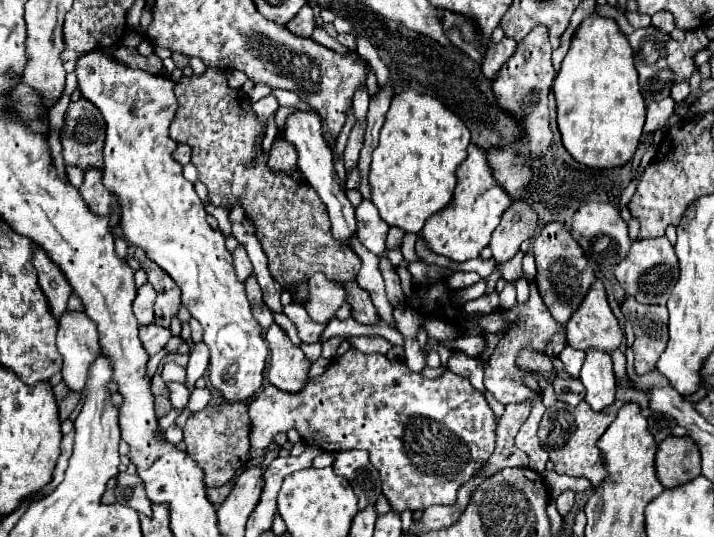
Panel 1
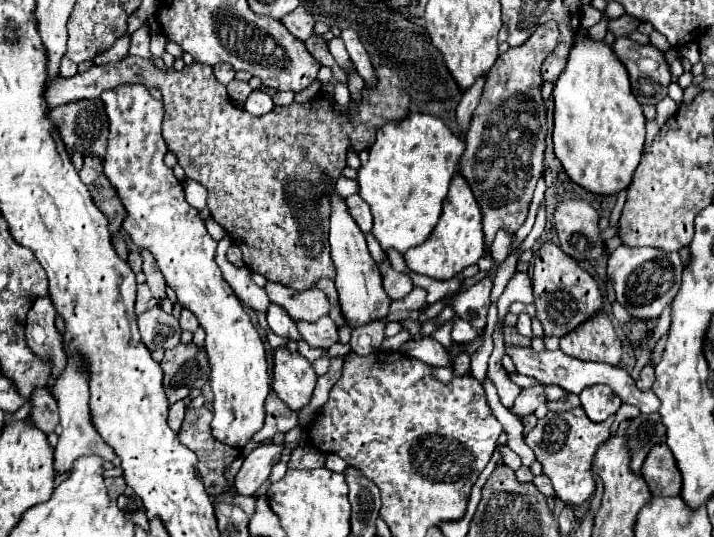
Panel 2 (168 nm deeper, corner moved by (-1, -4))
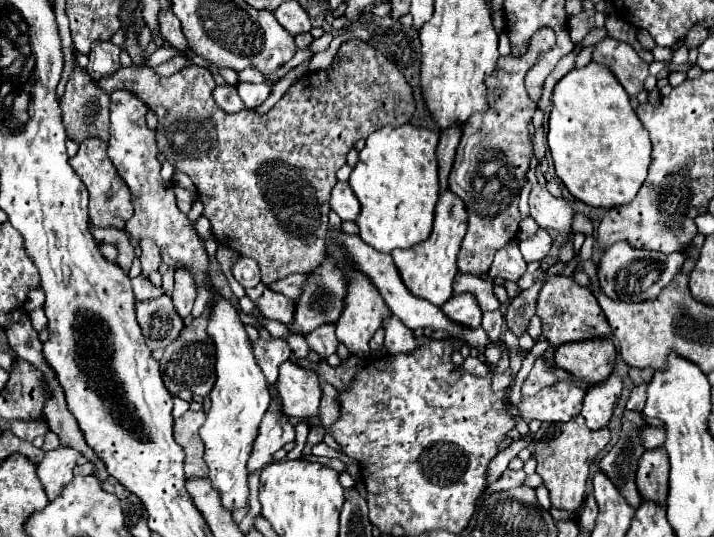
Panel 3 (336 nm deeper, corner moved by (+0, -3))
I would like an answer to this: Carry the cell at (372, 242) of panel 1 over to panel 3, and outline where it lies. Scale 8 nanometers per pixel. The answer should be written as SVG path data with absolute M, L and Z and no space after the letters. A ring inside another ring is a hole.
M337 182L331 192L331 210L337 212L337 216L345 222L355 222L359 216L359 200L355 198L351 186L347 182Z

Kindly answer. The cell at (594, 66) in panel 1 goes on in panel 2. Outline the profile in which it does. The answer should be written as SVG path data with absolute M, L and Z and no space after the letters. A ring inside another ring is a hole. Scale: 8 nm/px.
M576 37L576 43L570 51L568 65L560 79L554 83L554 155L560 159L566 175L580 187L596 195L616 195L634 179L634 171L640 163L640 155L644 149L644 123L642 107L630 91L628 73L620 67L612 49L602 41L592 41L590 37Z

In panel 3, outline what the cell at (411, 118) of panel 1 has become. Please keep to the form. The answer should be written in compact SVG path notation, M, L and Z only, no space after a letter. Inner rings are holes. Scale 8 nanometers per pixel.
M403 124L403 126L399 126L399 128L383 126L383 128L375 130L373 134L369 134L365 148L359 152L359 162L357 162L357 166L353 168L353 172L351 172L349 184L351 184L355 196L357 196L359 202L361 202L361 214L359 214L359 218L357 218L359 236L361 236L369 246L373 246L375 250L389 254L389 252L393 252L395 248L411 248L411 246L423 242L423 240L431 234L433 210L435 210L435 204L437 204L437 198L439 198L439 162L437 162L437 154L435 154L437 144L439 144L439 134L437 134L437 132L433 132L433 130L429 130L429 128L423 128L423 126L413 126L413 124Z

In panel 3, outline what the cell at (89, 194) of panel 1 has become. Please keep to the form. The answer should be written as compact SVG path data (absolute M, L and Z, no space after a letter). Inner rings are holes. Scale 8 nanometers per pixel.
M87 138L79 144L79 152L75 158L69 158L69 164L83 180L89 190L89 216L95 228L119 228L125 230L125 222L135 214L131 196L123 180L117 176L115 166L107 158L107 146L97 138Z

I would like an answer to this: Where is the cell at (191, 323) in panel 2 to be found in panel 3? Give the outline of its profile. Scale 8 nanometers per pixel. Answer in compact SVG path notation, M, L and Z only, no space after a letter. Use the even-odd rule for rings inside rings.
M185 270L175 272L175 290L171 294L171 300L181 318L187 318L191 314L191 308L195 302L195 284L189 272Z

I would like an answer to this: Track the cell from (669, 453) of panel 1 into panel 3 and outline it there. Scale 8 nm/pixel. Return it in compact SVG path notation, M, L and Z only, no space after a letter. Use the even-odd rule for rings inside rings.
M665 448L645 450L645 454L639 458L637 488L643 500L665 506L669 494L669 456Z

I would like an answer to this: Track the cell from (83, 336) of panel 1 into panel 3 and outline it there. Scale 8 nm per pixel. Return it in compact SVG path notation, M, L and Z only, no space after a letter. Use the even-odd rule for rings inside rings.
M59 446L45 452L45 458L37 466L37 474L47 490L49 500L53 500L61 492L61 488L73 478L73 468L79 458L83 458L83 454L71 450L71 446Z

